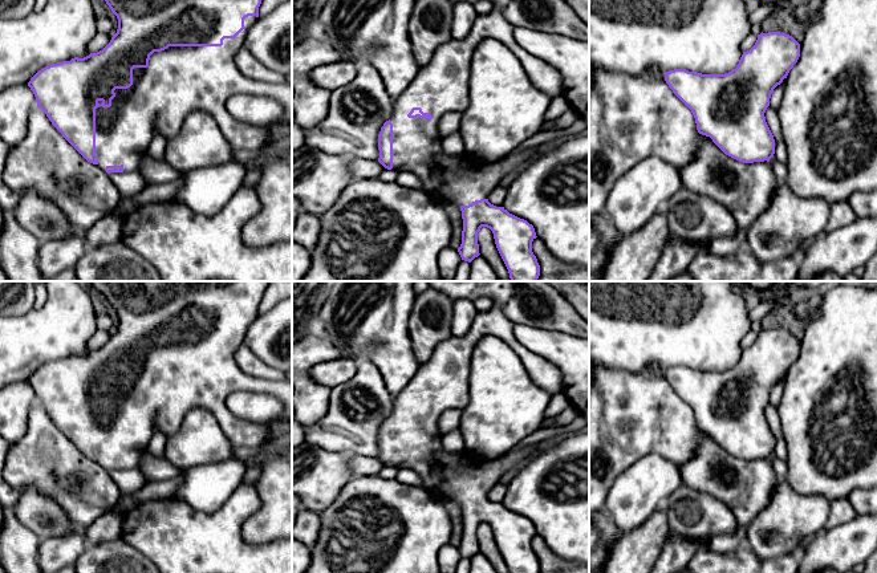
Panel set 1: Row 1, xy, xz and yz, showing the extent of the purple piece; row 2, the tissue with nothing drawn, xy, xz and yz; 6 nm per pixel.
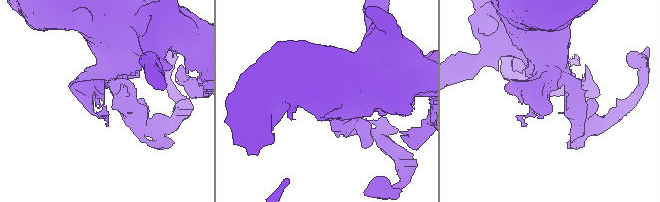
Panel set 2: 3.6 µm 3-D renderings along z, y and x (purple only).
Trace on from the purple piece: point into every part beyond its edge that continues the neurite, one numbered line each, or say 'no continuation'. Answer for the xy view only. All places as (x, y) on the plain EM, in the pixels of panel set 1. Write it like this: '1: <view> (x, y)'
1: xy (195, 394)

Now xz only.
1: xz (503, 389)

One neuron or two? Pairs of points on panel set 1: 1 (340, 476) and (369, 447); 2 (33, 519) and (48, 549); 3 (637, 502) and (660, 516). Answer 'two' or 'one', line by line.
1: two
2: two
3: two

